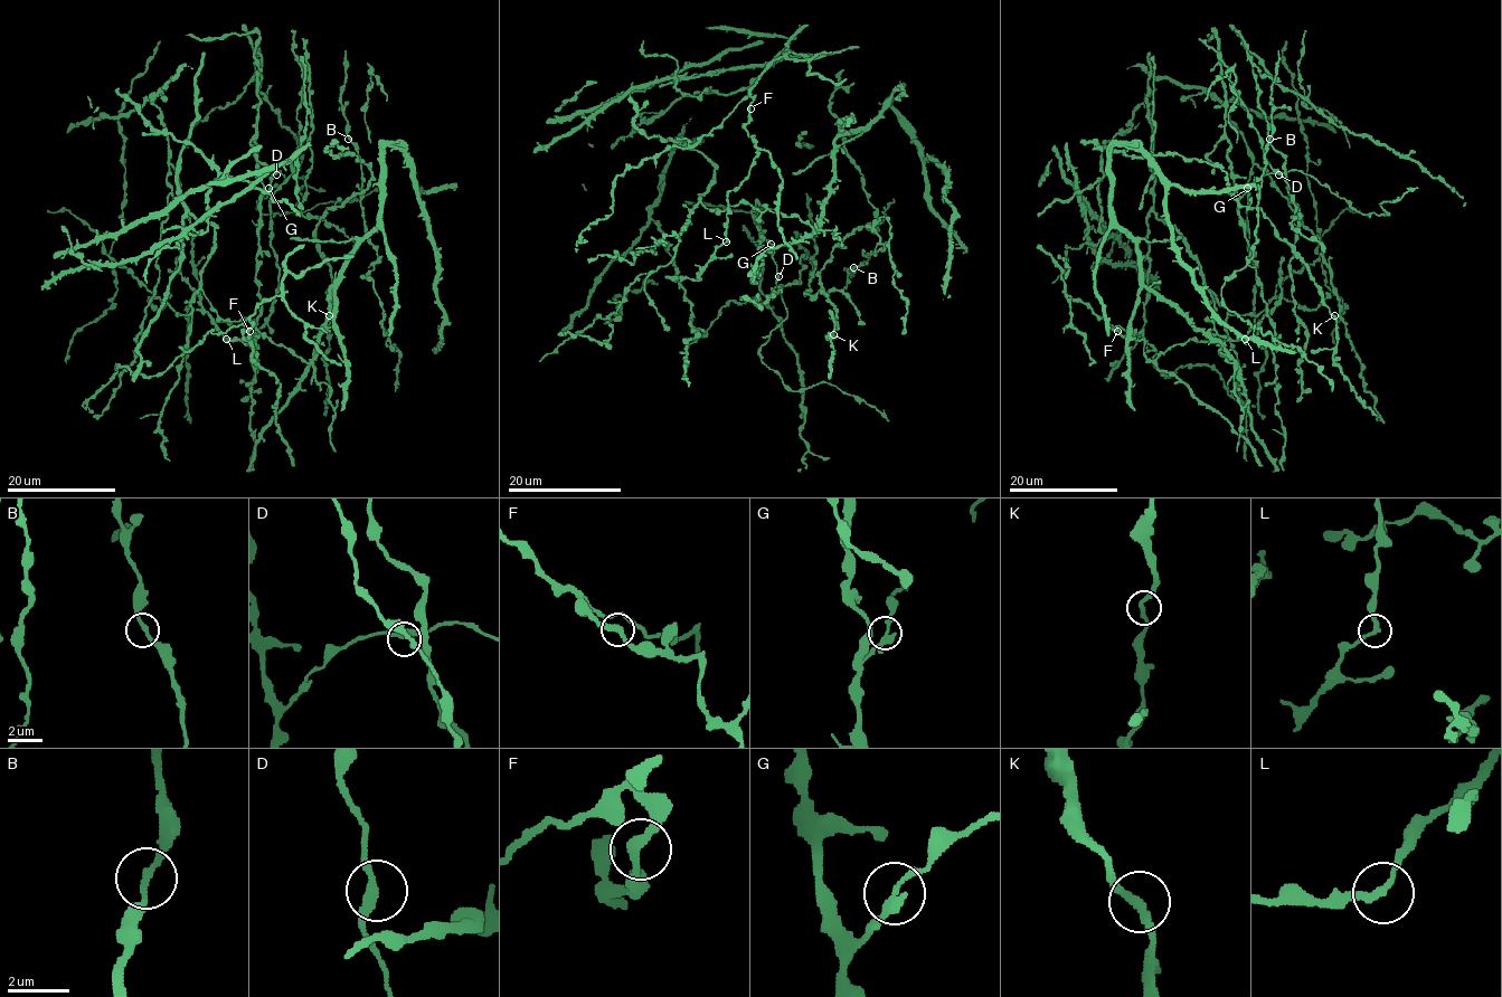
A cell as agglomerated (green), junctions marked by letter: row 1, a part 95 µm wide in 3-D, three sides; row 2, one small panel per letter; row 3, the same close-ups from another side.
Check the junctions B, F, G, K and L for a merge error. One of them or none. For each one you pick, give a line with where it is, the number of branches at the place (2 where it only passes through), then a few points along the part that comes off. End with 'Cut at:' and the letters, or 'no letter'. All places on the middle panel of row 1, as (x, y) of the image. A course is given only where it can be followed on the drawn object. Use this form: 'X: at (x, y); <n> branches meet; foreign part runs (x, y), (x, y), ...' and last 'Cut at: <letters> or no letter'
G: at (771, 244); 2 branches meet; foreign part runs (771, 244), (787, 316), (761, 348), (761, 359), (793, 391), (830, 382), (889, 420)
Cut at: G

